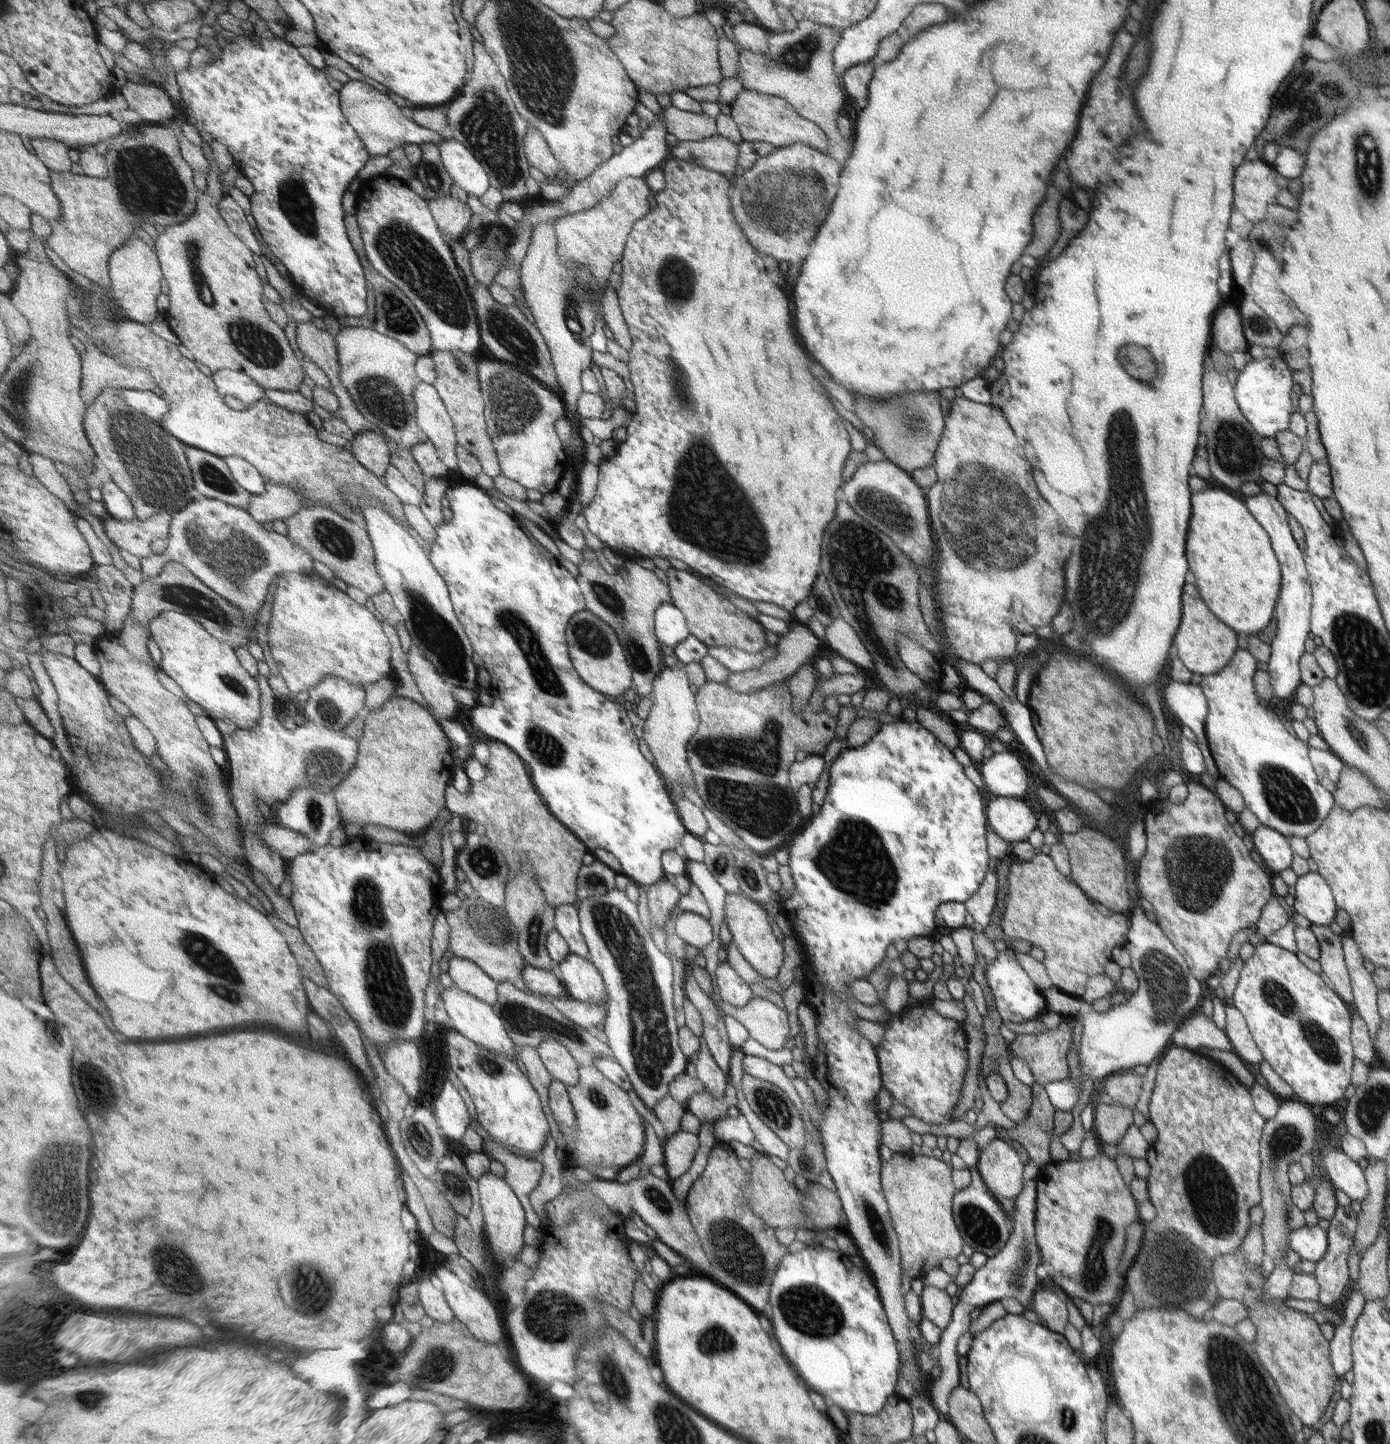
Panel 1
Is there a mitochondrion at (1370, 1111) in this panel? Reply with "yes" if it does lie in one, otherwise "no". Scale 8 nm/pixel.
yes

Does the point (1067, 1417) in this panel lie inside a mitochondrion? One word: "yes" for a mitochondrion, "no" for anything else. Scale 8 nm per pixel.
yes

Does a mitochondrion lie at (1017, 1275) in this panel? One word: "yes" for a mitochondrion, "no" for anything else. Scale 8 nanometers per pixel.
yes

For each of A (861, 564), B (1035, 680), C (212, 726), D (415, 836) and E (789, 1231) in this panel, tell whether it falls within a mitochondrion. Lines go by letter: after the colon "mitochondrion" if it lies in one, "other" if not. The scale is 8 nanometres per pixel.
A: mitochondrion
B: other
C: other
D: other
E: other

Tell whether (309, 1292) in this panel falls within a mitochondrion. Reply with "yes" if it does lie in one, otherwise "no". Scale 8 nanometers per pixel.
yes

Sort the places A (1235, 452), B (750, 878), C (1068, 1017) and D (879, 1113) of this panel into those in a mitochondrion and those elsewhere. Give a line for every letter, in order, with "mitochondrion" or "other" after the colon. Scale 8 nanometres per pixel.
A: mitochondrion
B: mitochondrion
C: other
D: other

